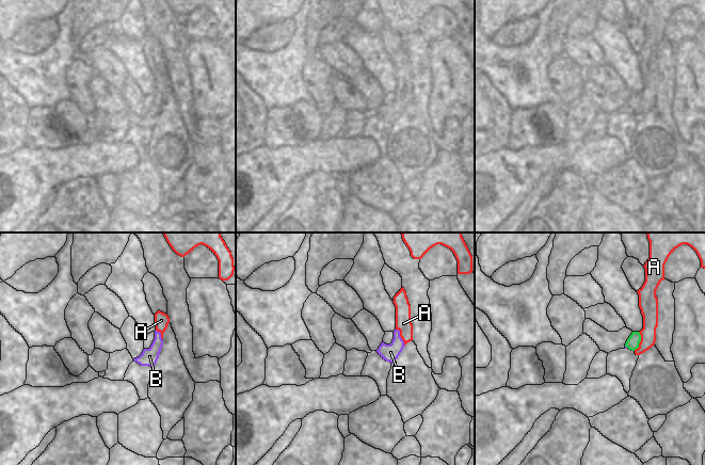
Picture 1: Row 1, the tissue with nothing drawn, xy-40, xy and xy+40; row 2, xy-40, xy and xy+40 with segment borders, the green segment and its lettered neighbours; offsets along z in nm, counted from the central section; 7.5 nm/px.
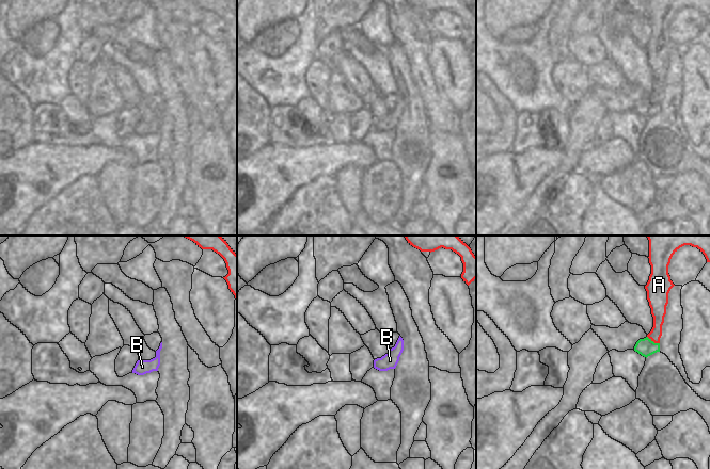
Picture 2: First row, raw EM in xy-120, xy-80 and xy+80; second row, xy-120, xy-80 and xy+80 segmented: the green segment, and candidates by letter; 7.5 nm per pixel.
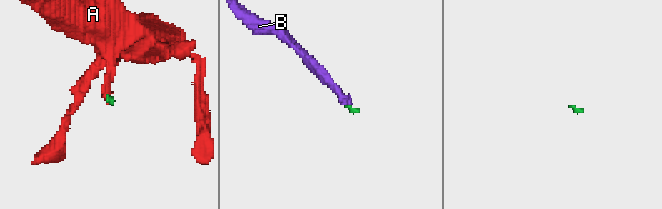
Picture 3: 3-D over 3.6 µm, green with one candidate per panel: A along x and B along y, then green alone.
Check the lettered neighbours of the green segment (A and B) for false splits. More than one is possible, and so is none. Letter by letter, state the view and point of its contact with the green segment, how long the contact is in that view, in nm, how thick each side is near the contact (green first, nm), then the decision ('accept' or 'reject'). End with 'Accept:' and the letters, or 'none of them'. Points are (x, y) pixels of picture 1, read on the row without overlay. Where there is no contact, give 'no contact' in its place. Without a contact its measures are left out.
A: xy+40 (640, 101) | 150 nm | 100/130 nm | reject
B: no contact | reject
Accept: none of them

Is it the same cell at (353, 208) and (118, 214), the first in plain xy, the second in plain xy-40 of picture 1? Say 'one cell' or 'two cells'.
one cell

